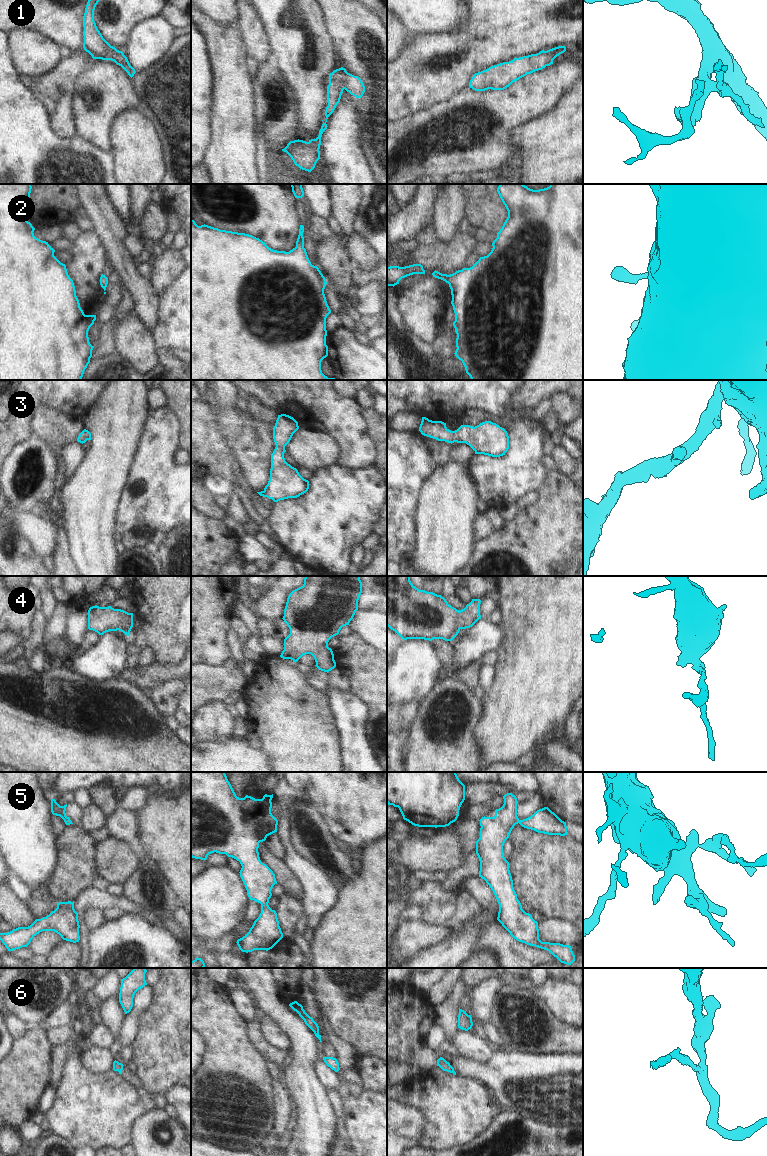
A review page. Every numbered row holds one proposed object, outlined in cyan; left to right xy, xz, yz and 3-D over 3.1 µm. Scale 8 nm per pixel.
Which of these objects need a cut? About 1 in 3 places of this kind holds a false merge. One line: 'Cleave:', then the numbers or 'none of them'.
Cleave: none of them

